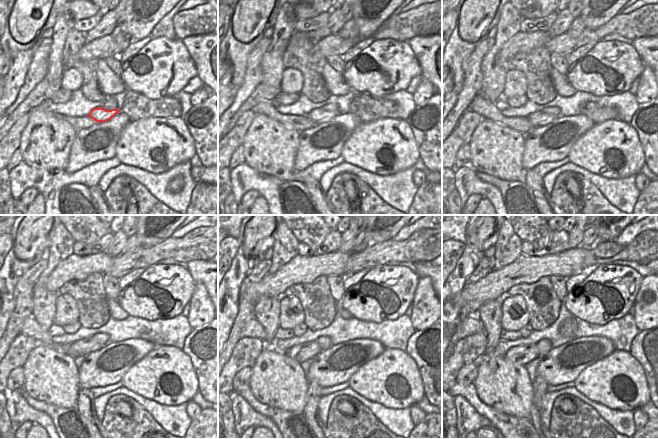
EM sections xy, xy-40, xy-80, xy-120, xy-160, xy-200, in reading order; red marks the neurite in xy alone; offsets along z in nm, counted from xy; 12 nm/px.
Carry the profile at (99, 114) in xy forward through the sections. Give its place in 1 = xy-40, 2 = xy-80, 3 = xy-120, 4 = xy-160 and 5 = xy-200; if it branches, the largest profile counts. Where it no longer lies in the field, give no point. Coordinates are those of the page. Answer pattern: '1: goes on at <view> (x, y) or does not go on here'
1: goes on at xy-40 (318, 116)
2: goes on at xy-80 (537, 119)
3: goes on at xy-120 (85, 346)
4: goes on at xy-160 (301, 352)
5: goes on at xy-200 (521, 355)

